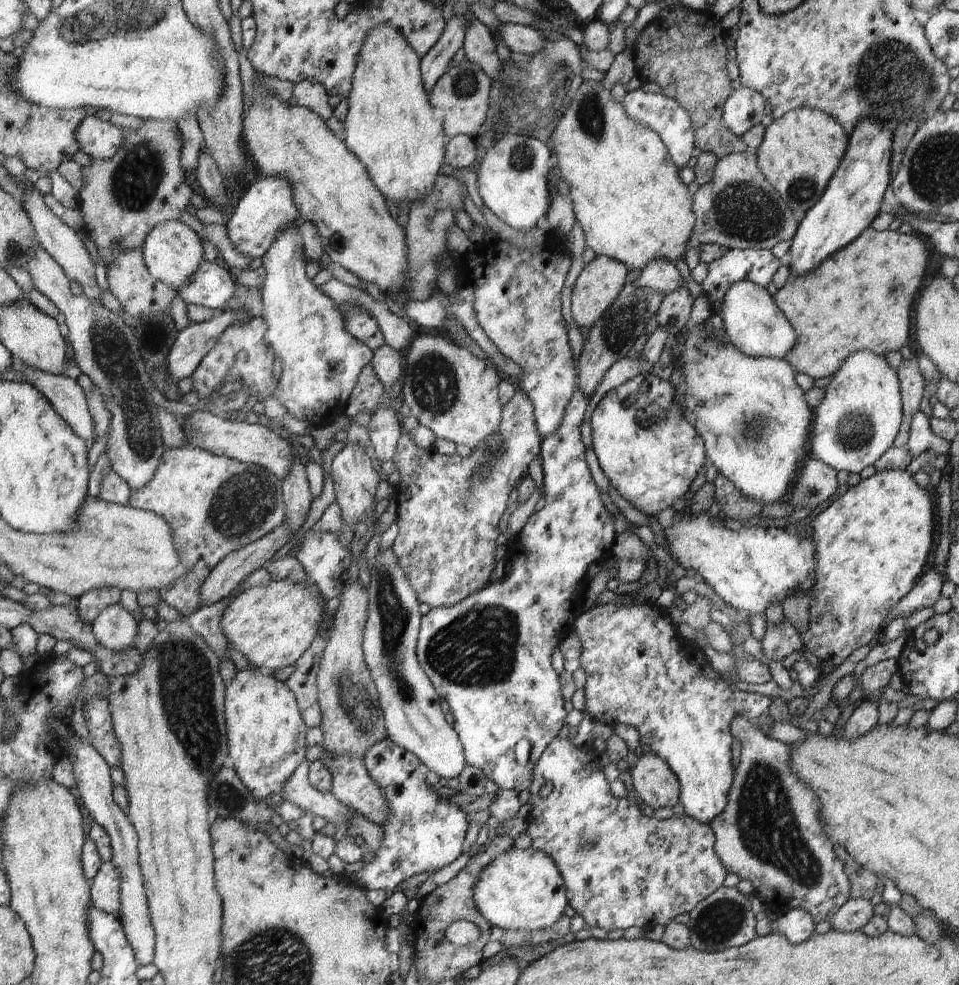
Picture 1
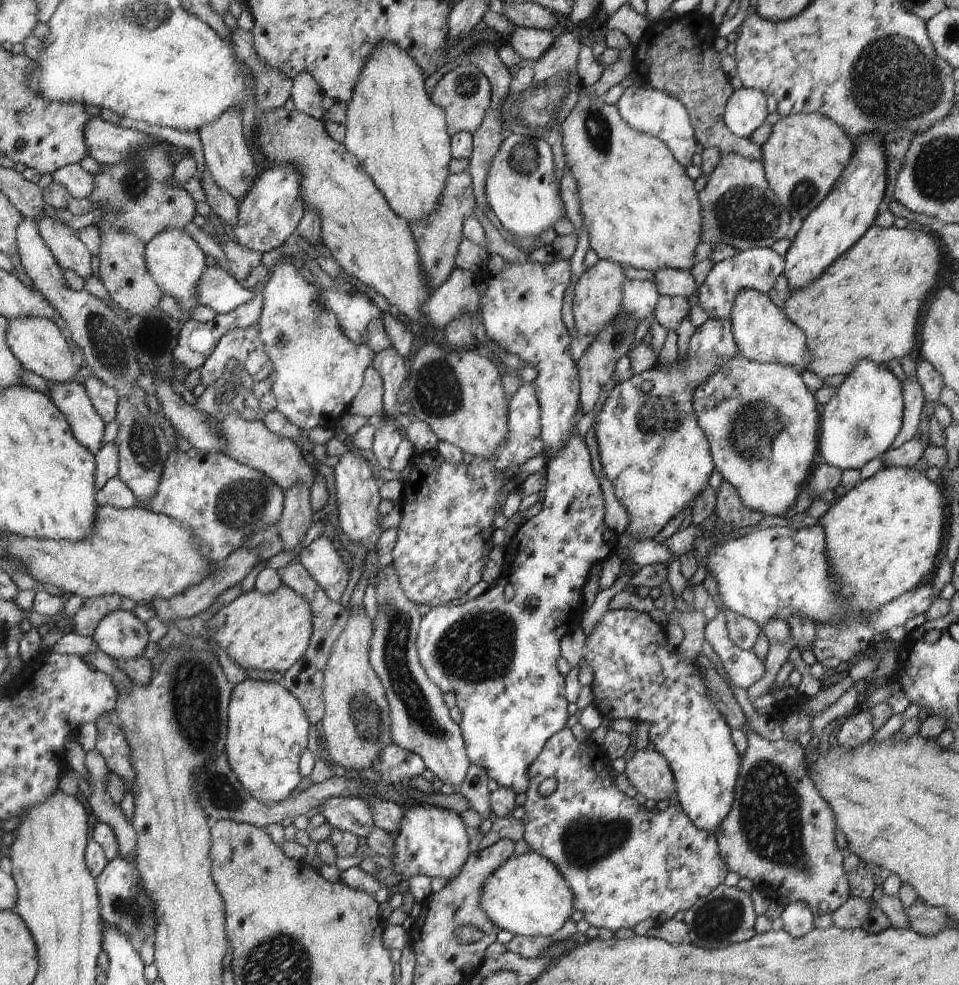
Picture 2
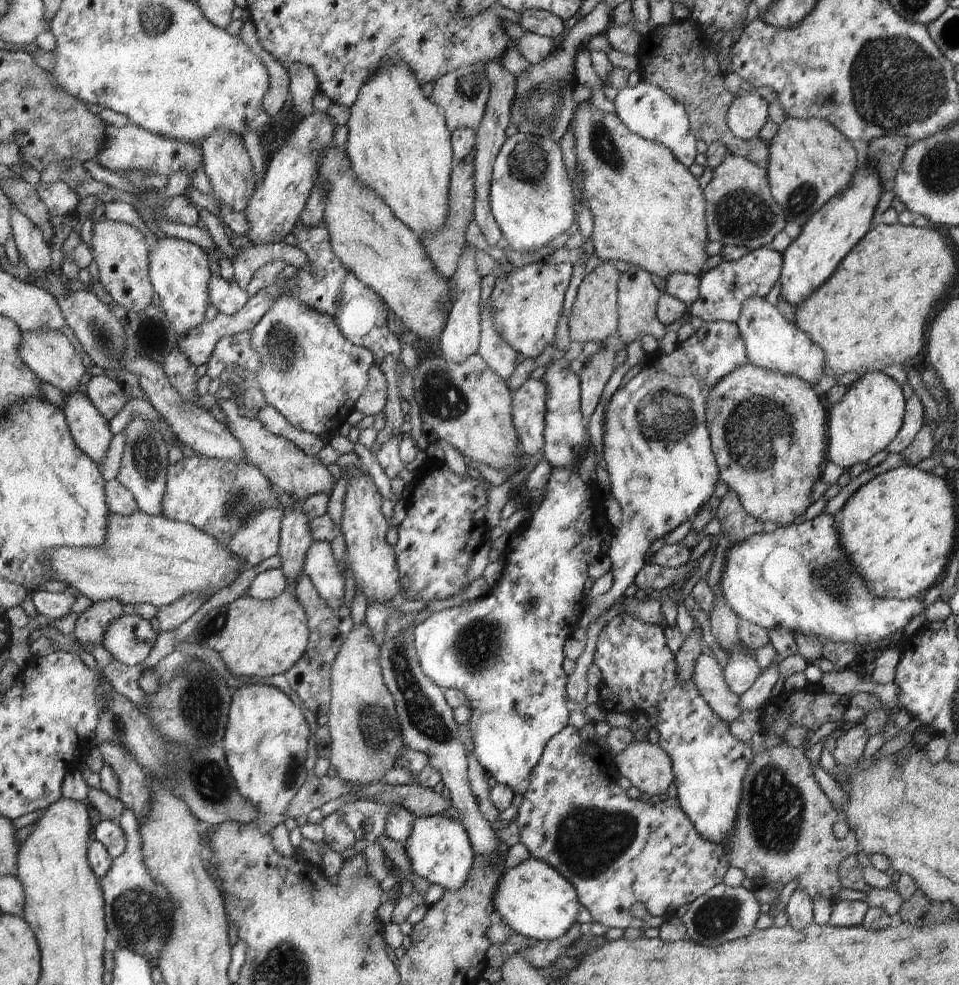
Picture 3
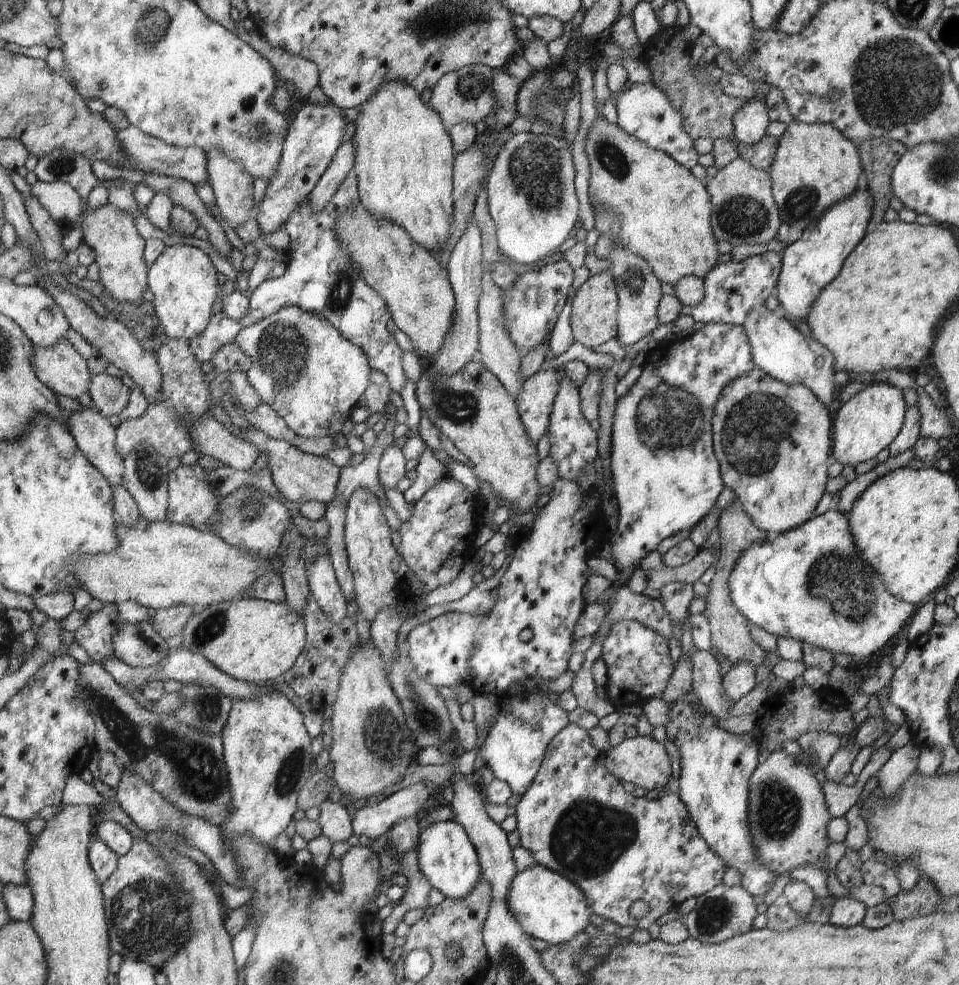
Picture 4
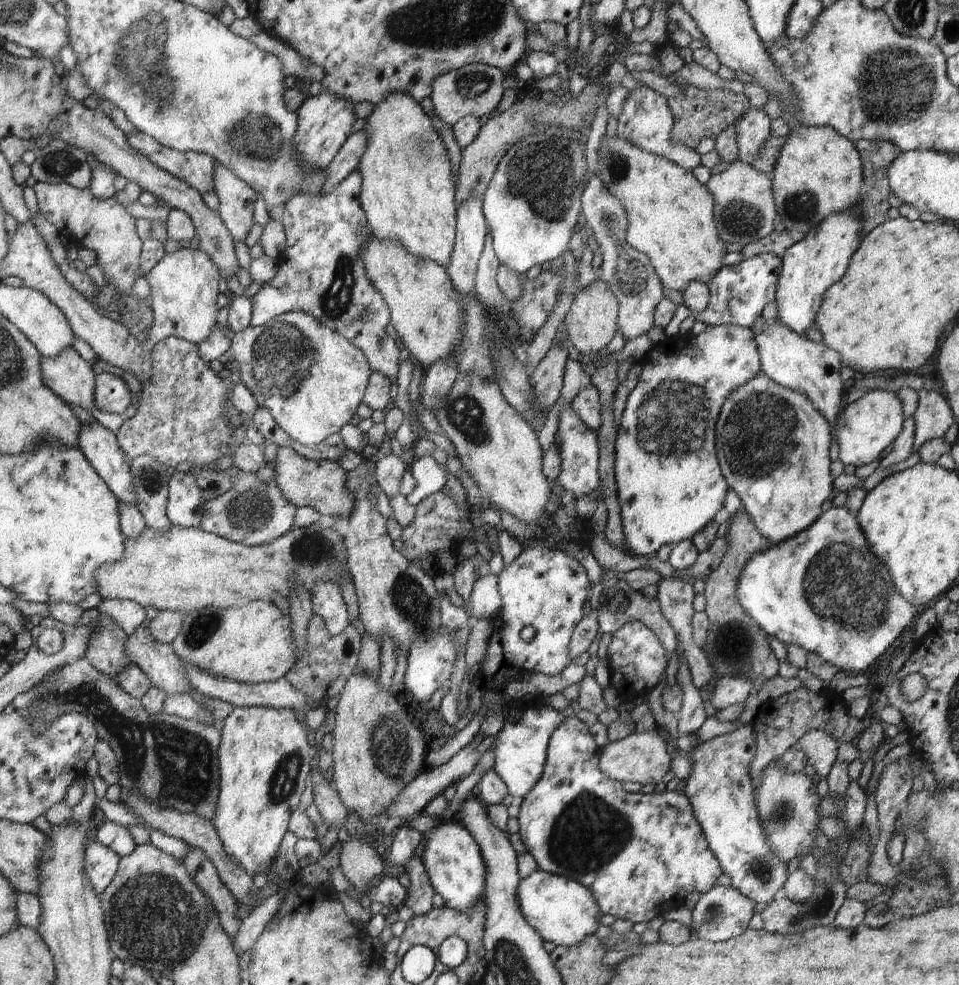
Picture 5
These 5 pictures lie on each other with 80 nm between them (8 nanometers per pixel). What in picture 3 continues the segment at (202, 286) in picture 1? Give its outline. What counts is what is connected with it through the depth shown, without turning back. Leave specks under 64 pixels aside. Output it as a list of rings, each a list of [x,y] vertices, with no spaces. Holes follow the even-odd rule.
[[[211,274],[209,278],[207,297],[209,304],[216,306],[220,313],[227,315],[238,312],[250,300],[248,293],[240,288],[236,281],[214,274]]]

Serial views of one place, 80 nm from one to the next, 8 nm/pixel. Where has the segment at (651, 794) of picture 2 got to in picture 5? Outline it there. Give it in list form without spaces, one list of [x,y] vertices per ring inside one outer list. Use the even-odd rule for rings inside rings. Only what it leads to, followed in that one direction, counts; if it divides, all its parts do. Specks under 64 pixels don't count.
[[[634,732],[623,739],[612,741],[600,748],[599,769],[612,780],[626,783],[658,784],[666,772],[671,770],[671,756],[666,749],[667,742],[656,733]]]

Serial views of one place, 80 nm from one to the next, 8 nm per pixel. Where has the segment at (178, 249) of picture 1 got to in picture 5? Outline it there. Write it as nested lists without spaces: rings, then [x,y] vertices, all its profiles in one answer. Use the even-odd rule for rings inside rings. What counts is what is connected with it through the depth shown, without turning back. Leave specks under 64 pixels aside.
[[[182,247],[171,253],[165,253],[160,262],[145,276],[150,284],[151,298],[149,305],[153,310],[154,324],[149,335],[142,341],[142,347],[151,353],[155,344],[168,337],[184,339],[197,345],[217,324],[216,298],[221,274],[212,259],[200,249]]]

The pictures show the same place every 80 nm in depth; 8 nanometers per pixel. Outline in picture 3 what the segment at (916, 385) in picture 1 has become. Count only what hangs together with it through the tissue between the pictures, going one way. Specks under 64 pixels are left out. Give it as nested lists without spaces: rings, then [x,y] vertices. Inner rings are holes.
[[[914,393],[908,400],[905,400],[905,413],[903,425],[896,438],[885,448],[889,453],[898,454],[912,442],[912,439],[922,428],[924,409],[920,398]]]

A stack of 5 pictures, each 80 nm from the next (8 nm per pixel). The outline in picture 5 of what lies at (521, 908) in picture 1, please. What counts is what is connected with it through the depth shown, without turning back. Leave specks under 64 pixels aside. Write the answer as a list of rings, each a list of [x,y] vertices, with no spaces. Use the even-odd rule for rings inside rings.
[[[540,869],[526,878],[520,879],[517,889],[517,901],[526,922],[538,931],[544,941],[556,946],[571,947],[594,935],[600,926],[602,916],[596,898],[588,887],[562,875],[555,875]]]

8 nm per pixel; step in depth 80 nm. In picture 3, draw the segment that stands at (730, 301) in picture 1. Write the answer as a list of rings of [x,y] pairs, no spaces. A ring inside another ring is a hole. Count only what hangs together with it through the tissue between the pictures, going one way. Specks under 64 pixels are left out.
[[[748,297],[741,304],[741,313],[736,326],[740,338],[744,341],[748,360],[753,365],[785,375],[797,376],[808,384],[823,375],[825,361],[823,350],[814,344],[810,337],[794,324],[793,320],[787,319],[765,297]]]

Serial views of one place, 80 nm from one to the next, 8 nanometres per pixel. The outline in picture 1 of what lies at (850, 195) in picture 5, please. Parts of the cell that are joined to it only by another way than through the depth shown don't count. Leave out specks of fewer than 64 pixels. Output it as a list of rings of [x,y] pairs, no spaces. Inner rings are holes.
[[[810,107],[789,110],[765,128],[763,141],[755,150],[757,165],[782,200],[786,201],[790,212],[794,212],[793,217],[798,222],[823,195],[845,155],[848,133],[849,130],[834,117]]]

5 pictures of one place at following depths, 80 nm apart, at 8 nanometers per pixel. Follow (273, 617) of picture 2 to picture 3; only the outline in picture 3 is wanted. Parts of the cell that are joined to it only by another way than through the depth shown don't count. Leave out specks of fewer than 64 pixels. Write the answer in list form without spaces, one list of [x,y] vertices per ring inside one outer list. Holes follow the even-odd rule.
[[[282,591],[272,600],[260,600],[252,595],[244,594],[230,604],[208,612],[199,622],[190,639],[192,642],[196,640],[198,644],[206,648],[216,650],[225,662],[226,668],[234,676],[258,676],[260,680],[260,677],[284,674],[298,662],[309,641],[309,626],[302,605],[288,591]]]

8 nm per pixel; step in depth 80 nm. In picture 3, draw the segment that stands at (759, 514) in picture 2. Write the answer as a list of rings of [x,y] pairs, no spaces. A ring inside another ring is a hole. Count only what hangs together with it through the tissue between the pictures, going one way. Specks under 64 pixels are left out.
[[[730,488],[721,498],[716,517],[720,521],[722,535],[730,536],[734,544],[742,542],[753,534],[762,533],[764,528],[761,520],[744,510],[739,496]]]

